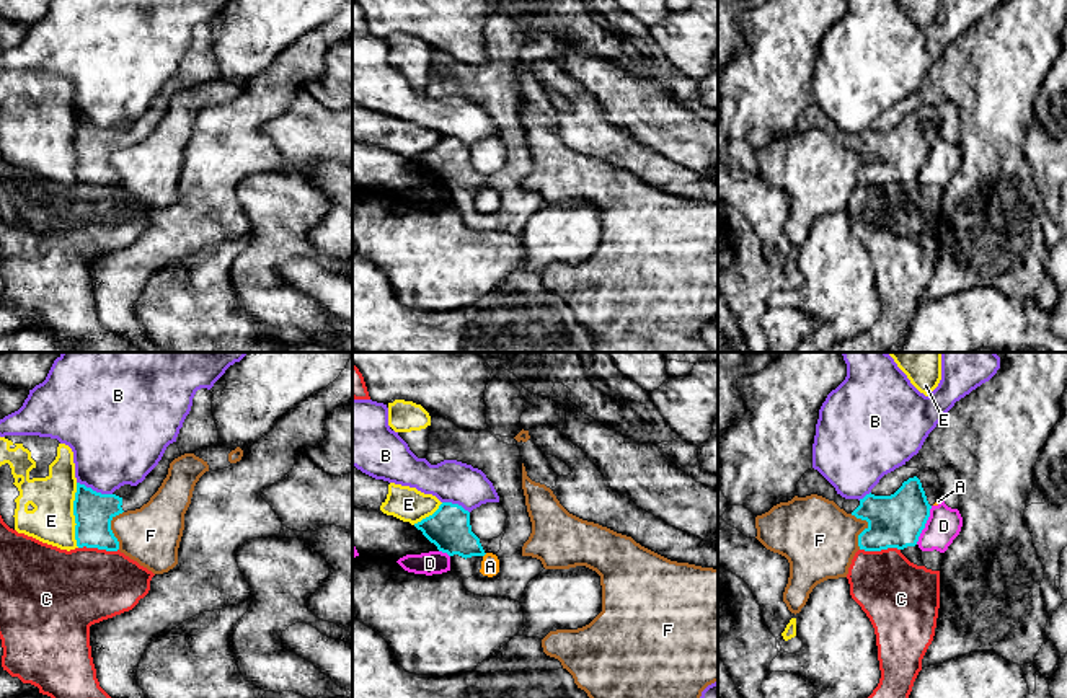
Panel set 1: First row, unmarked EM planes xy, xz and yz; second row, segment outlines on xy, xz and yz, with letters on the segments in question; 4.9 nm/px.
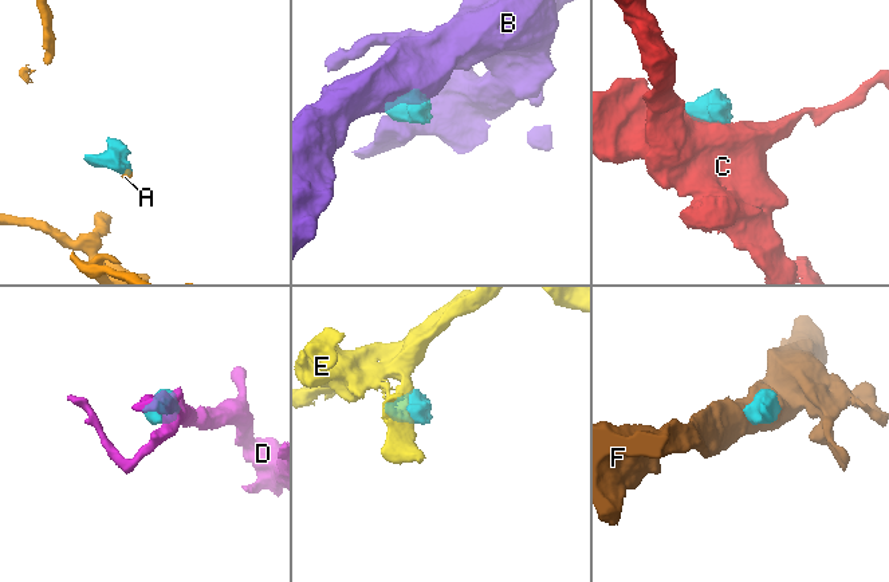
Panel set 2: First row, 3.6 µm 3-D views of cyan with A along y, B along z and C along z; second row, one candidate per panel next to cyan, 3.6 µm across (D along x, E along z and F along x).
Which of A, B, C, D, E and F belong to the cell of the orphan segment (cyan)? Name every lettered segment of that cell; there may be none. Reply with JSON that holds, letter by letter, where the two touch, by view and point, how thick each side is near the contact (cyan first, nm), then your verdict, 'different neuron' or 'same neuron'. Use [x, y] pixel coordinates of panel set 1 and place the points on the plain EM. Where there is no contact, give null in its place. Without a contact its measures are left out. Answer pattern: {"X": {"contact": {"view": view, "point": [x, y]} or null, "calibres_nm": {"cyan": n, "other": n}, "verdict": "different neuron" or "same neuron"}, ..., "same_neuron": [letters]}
{"A": {"contact": null, "verdict": "different neuron"}, "B": {"contact": {"view": "xy", "point": [95, 126]}, "calibres_nm": {"cyan": 190, "other": 400}, "verdict": "different neuron"}, "C": {"contact": {"view": "xy", "point": [98, 183]}, "calibres_nm": {"cyan": 190, "other": 400}, "verdict": "different neuron"}, "D": {"contact": {"view": "yz", "point": [924, 160]}, "calibres_nm": {"cyan": 260, "other": 170}, "verdict": "different neuron"}, "E": {"contact": {"view": "xy", "point": [74, 149]}, "calibres_nm": {"cyan": 190, "other": 220}, "verdict": "different neuron"}, "F": {"contact": {"view": "yz", "point": [868, 162]}, "calibres_nm": {"cyan": 260, "other": 380}, "verdict": "different neuron"}, "same_neuron": []}

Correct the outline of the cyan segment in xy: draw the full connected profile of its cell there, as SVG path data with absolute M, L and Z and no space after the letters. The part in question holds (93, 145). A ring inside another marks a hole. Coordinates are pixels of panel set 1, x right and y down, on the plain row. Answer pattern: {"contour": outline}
{"contour": "M162 91L158 99L126 132L101 129L77 117L73 135L77 181L117 186L119 176L111 165L111 155L122 147L135 145L147 139L166 113L170 98Z"}

